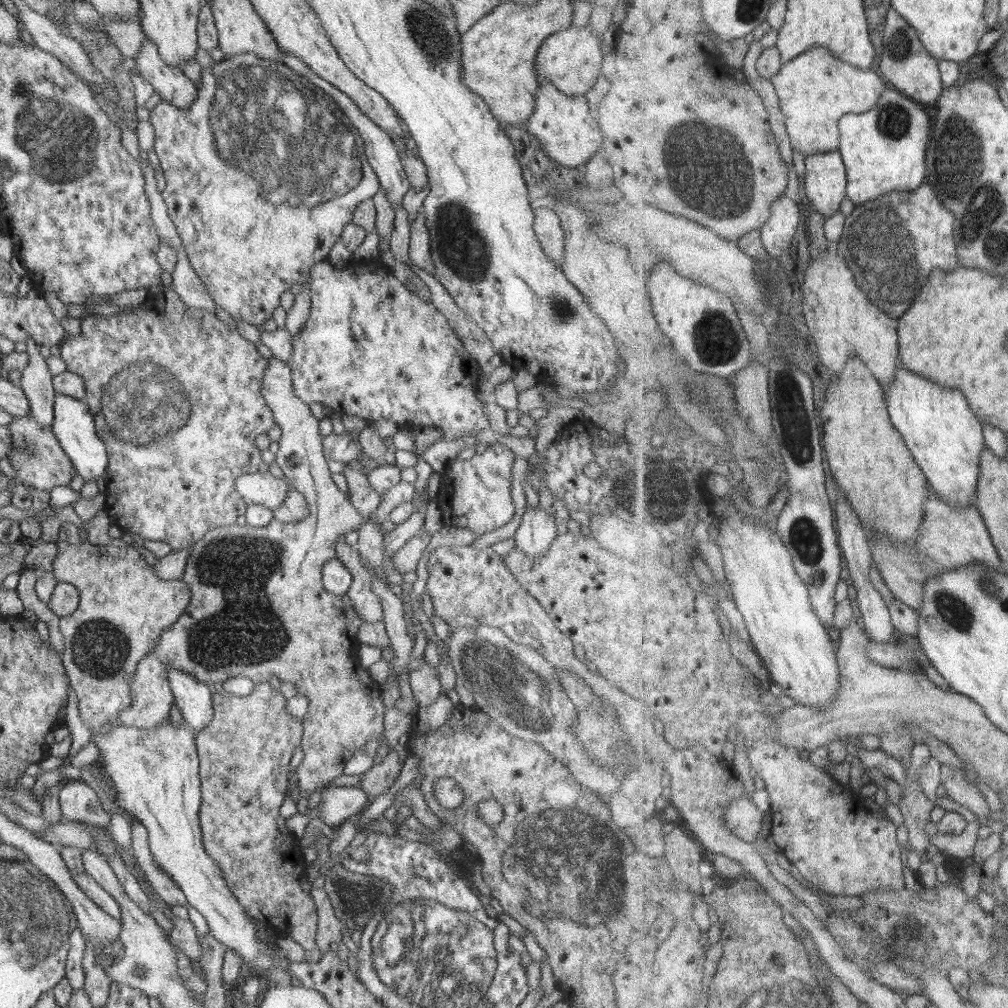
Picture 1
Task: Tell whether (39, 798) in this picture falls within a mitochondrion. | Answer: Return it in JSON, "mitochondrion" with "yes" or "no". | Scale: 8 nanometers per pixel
{"mitochondrion":"no"}

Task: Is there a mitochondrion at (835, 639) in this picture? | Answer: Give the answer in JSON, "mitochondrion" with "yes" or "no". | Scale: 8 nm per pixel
{"mitochondrion":"no"}

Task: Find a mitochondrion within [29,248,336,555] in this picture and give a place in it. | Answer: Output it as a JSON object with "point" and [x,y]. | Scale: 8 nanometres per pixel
{"point":[138,408]}

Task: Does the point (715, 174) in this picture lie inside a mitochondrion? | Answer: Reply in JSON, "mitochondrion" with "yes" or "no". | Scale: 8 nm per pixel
{"mitochondrion":"yes"}

